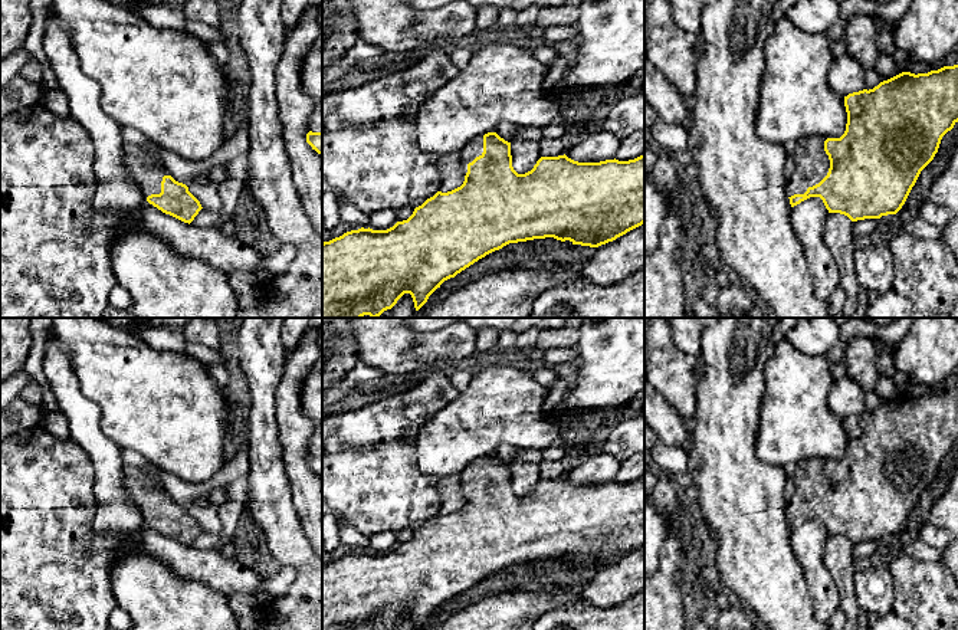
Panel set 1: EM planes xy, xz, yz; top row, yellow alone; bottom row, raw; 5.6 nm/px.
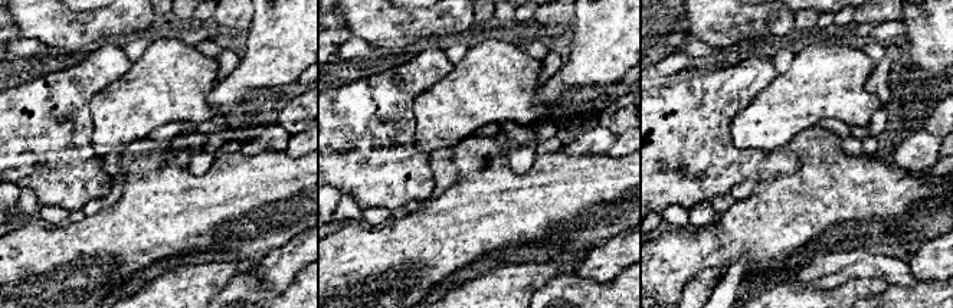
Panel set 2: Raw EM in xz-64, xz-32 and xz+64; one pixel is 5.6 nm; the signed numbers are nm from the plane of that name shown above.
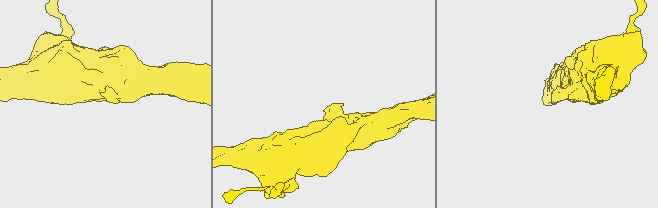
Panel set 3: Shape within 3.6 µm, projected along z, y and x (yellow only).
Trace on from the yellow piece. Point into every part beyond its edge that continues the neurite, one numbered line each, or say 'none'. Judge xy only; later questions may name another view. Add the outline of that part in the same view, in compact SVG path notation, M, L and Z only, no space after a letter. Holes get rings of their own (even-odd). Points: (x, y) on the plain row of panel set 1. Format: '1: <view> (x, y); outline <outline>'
1: xy (150, 505); outline M124 463L124 486L129 492L132 502L141 509L144 519L161 515L163 496L148 493L141 482L144 470Z

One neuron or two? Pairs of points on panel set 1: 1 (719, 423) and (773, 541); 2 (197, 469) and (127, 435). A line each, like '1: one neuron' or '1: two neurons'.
1: one neuron
2: one neuron

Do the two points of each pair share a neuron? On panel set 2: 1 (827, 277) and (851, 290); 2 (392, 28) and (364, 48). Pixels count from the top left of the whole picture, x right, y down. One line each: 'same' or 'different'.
1: different
2: different

